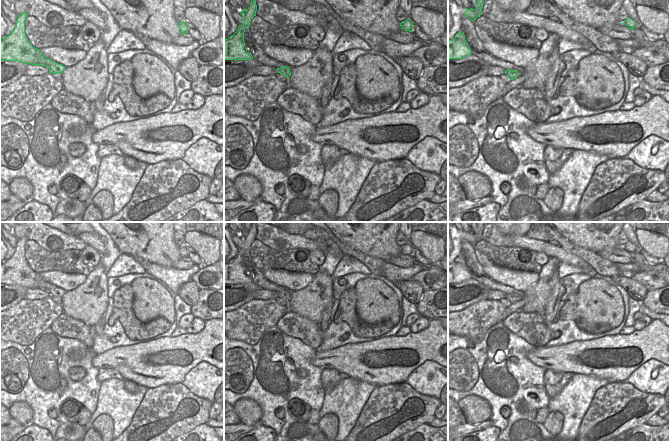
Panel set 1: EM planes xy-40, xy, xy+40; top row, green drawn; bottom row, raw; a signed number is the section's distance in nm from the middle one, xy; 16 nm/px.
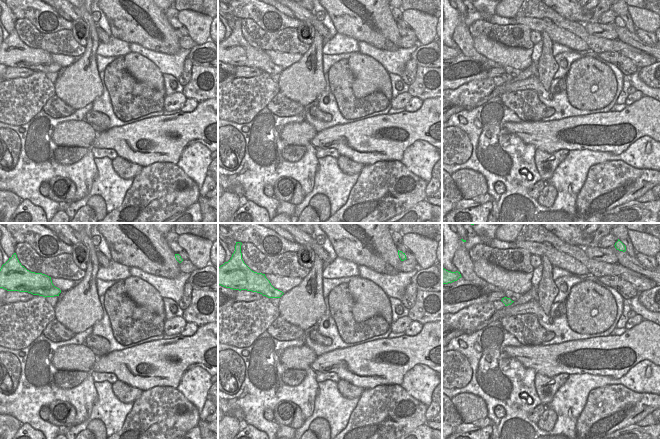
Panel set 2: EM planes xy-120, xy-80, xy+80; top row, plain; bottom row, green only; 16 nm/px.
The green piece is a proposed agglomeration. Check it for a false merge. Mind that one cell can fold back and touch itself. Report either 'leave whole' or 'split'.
leave whole

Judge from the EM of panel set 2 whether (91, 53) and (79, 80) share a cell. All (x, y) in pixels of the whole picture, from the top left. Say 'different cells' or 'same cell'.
same cell

